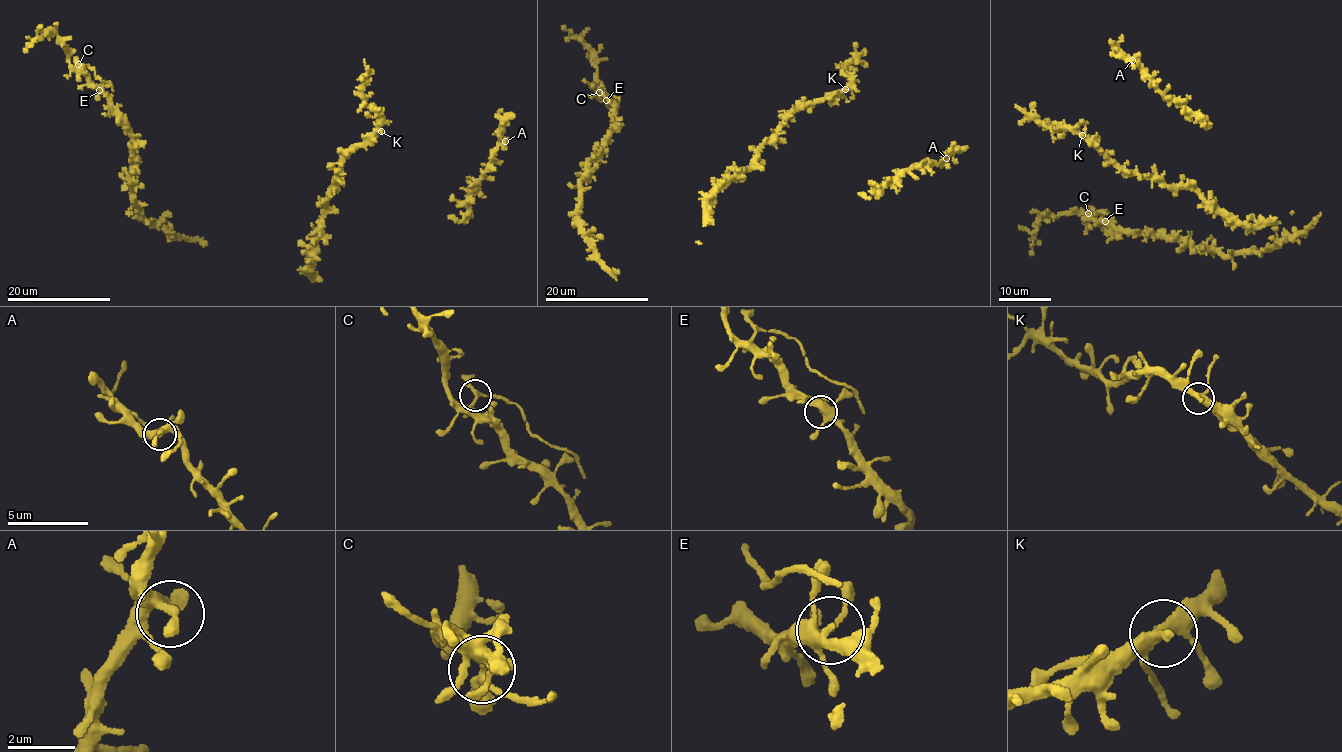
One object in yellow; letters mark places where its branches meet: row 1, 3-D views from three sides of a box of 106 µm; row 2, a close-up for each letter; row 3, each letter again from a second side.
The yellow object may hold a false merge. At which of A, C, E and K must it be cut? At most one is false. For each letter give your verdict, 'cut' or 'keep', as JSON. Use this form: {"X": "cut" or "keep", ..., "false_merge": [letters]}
{"A": "keep", "C": "cut", "E": "keep", "K": "keep", "false_merge": ["C"]}

